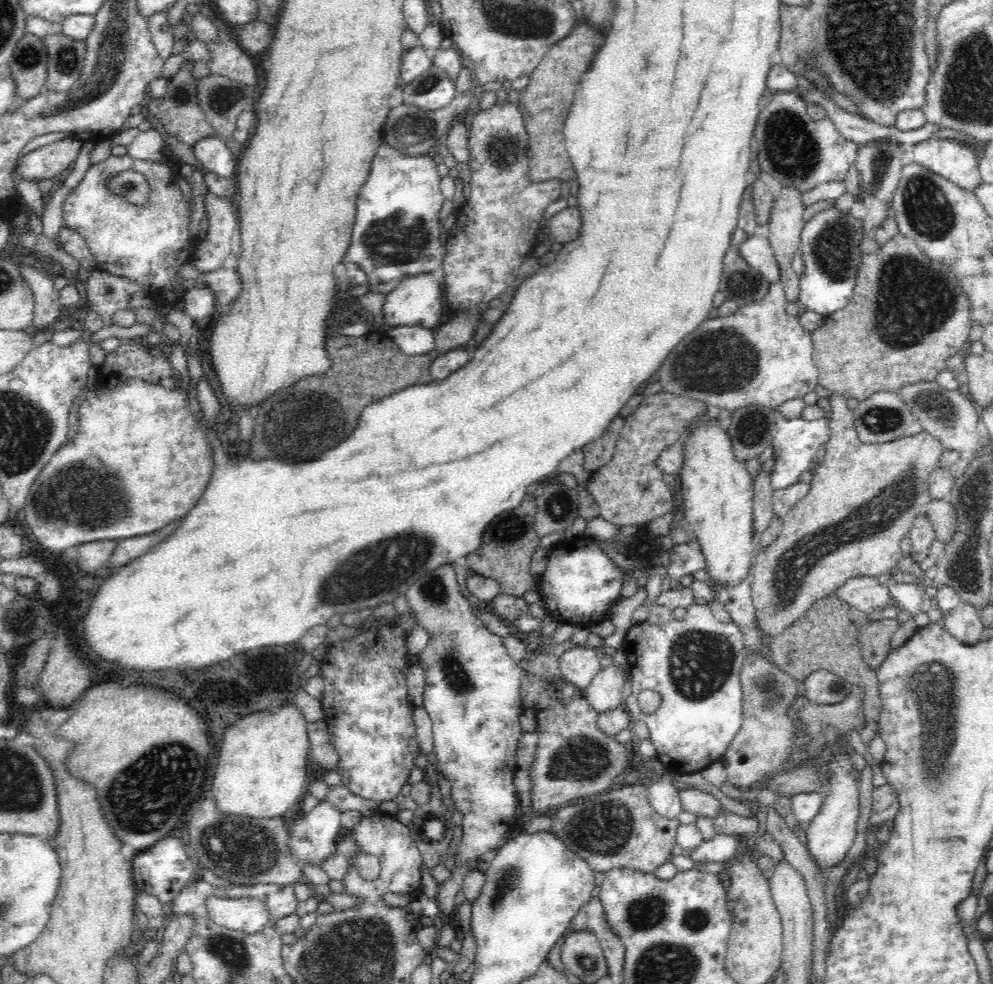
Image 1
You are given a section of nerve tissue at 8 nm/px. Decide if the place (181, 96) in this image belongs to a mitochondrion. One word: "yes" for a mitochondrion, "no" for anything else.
yes

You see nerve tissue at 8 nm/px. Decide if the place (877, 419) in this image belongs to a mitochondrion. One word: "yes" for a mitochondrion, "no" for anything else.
yes

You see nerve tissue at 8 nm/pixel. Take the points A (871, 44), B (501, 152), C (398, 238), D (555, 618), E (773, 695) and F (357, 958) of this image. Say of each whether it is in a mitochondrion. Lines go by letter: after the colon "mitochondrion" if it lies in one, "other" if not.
A: mitochondrion
B: mitochondrion
C: mitochondrion
D: other
E: mitochondrion
F: mitochondrion

